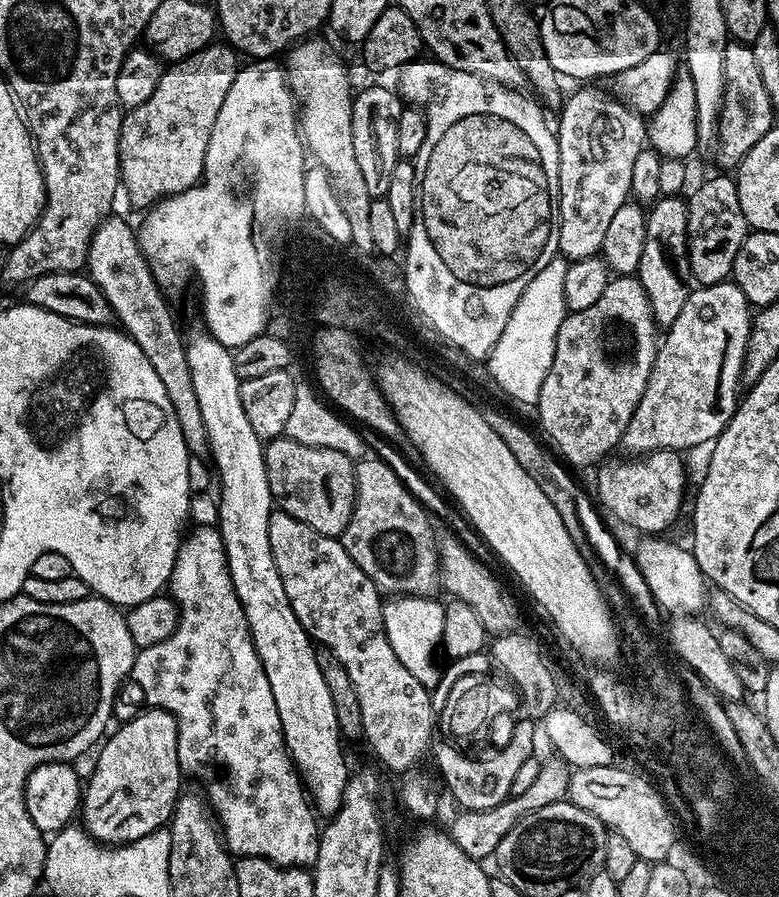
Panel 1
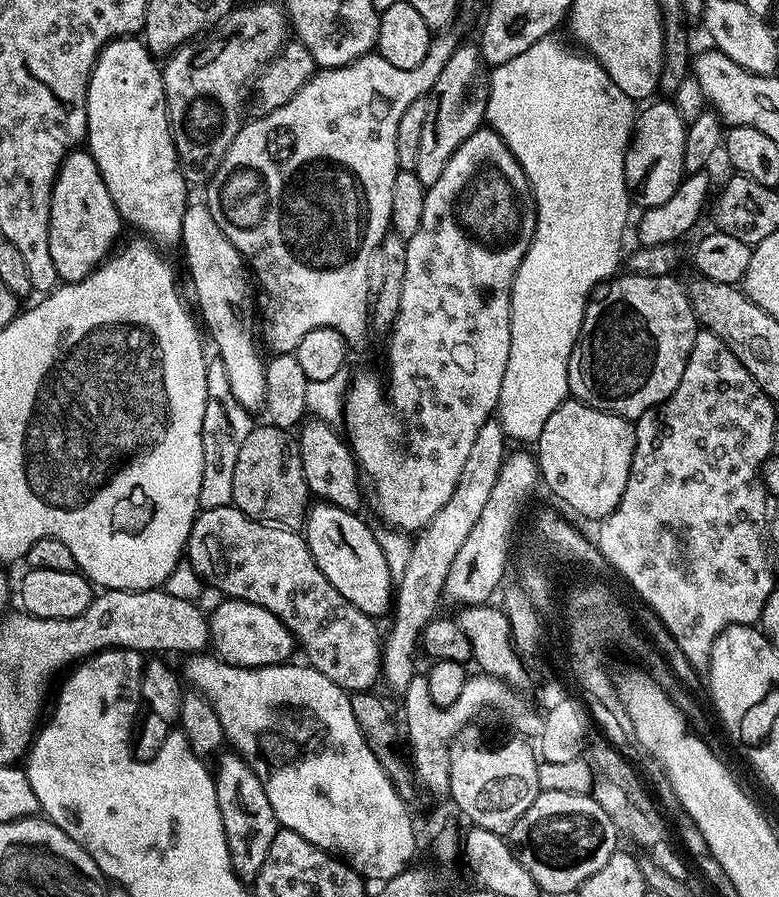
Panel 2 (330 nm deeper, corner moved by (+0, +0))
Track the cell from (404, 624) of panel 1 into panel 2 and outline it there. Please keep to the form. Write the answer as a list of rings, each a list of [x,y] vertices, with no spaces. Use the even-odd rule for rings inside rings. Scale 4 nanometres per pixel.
[[[315,501],[305,516],[302,532],[315,564],[325,574],[327,581],[351,605],[357,606],[358,610],[362,610],[373,618],[380,618],[384,611],[391,609],[394,600],[394,585],[389,575],[388,565],[386,565],[386,558],[375,539],[373,527],[370,528],[359,516],[356,512],[342,510],[341,507],[333,504]]]

